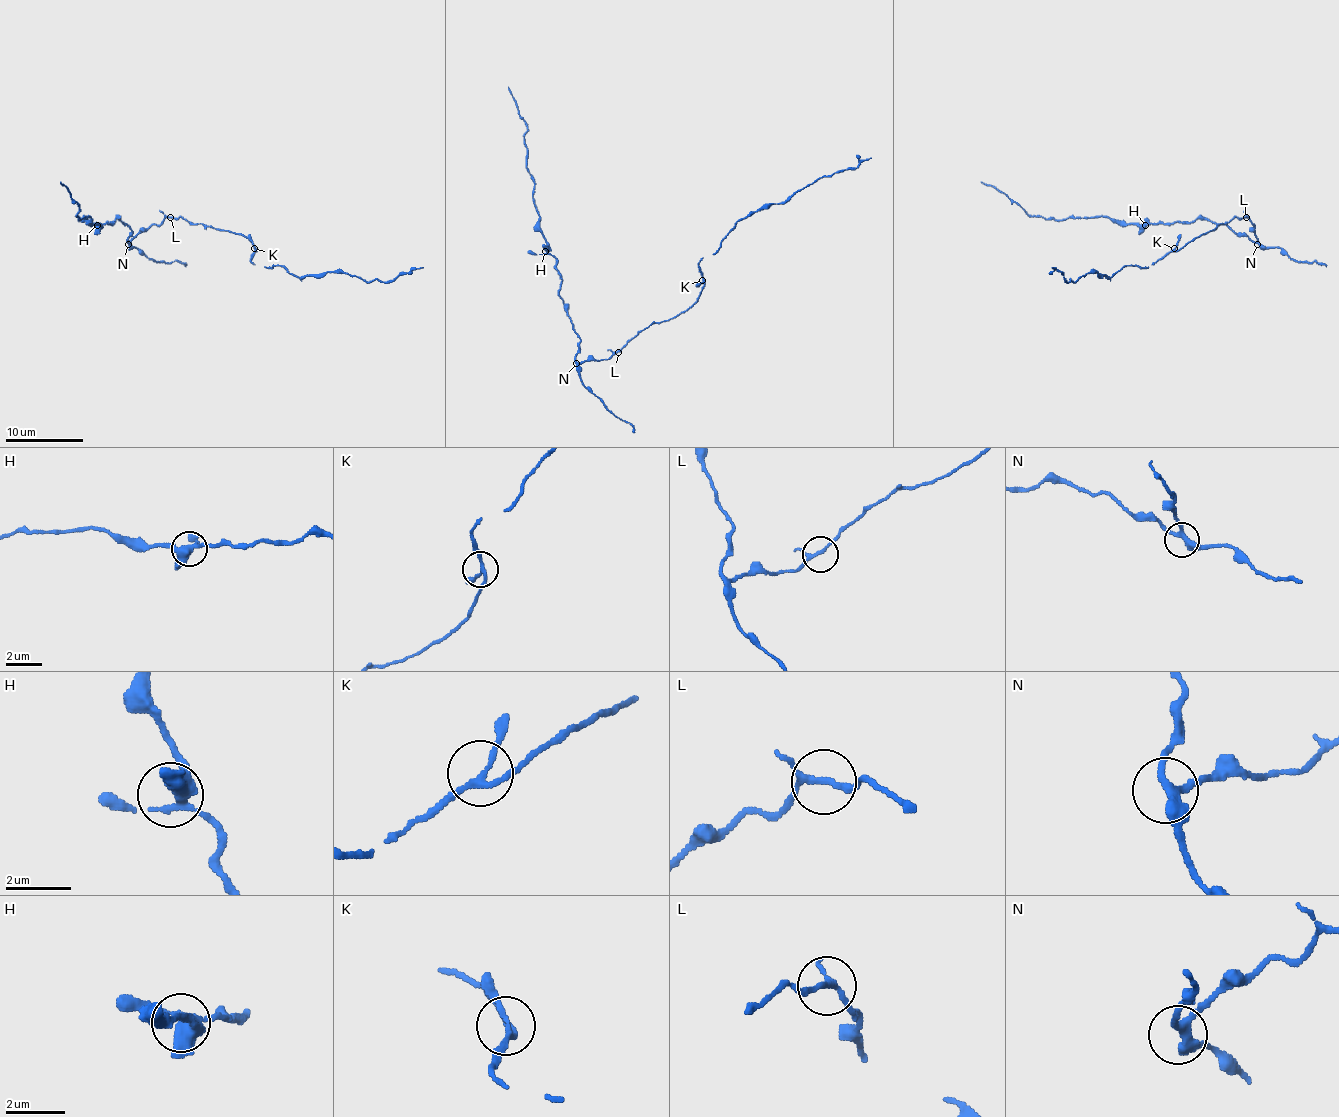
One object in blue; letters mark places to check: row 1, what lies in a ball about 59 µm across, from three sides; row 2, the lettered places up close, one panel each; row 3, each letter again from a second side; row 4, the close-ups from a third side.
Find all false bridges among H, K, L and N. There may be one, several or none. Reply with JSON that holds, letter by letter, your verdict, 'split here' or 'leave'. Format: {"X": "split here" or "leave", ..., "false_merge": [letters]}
{"H": "leave", "K": "leave", "L": "leave", "N": "leave", "false_merge": []}

